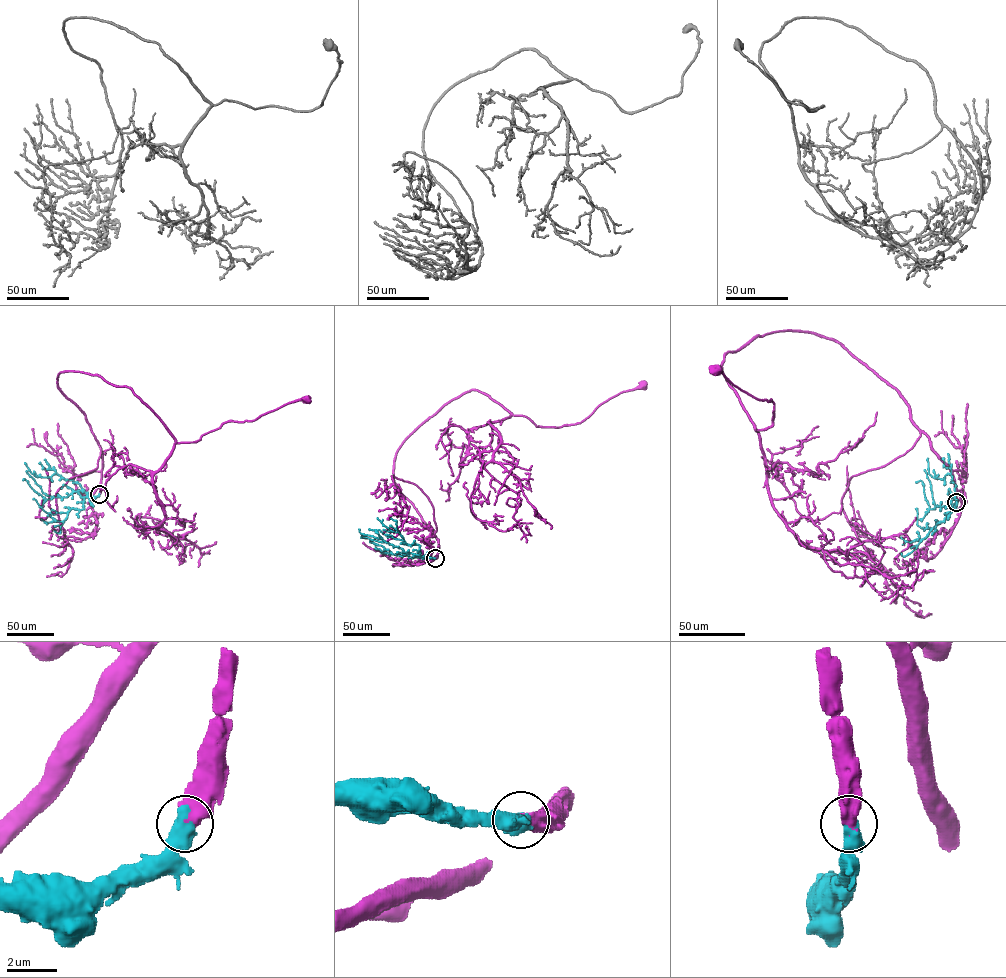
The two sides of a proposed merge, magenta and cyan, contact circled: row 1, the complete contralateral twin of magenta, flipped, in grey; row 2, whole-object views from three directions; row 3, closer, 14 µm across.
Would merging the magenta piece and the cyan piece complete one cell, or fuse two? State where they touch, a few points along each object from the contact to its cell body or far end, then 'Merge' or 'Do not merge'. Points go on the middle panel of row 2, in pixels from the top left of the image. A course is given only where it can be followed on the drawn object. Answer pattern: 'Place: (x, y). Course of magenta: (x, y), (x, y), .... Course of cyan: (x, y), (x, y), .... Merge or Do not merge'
Place: (435, 558). Course of magenta: (435, 558), (434, 532), (393, 476), (400, 445), (429, 418), (477, 390), (536, 426), (559, 427), (642, 385). Course of cyan: (435, 558), (405, 552), (381, 539), (361, 533), (358, 529). Merge

